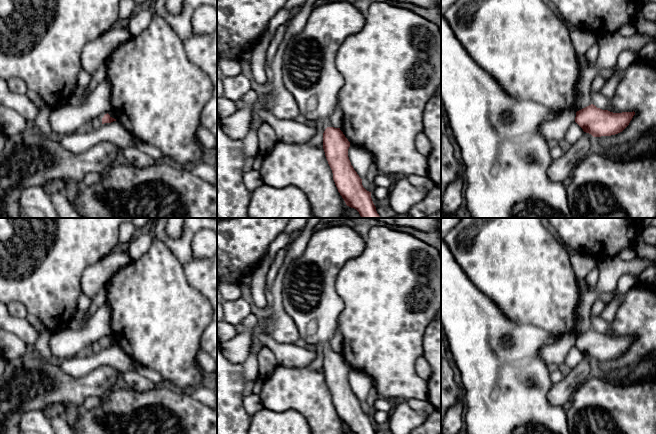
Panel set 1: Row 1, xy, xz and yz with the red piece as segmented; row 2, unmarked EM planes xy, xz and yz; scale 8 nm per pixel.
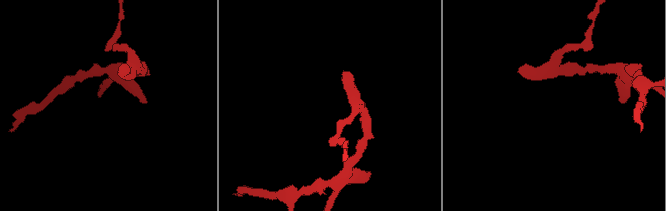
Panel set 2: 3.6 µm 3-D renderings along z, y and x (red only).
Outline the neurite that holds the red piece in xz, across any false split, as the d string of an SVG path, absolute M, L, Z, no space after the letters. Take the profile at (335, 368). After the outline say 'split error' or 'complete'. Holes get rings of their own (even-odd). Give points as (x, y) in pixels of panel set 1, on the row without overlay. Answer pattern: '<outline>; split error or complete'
M327 351L323 357L323 373L333 397L338 416L347 430L356 434L376 434L371 416L362 409L362 403L348 381L350 366L340 352Z; complete

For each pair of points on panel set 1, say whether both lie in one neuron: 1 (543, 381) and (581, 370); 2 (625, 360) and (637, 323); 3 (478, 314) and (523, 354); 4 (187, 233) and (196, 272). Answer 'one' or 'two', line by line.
1: two
2: one
3: one
4: one

